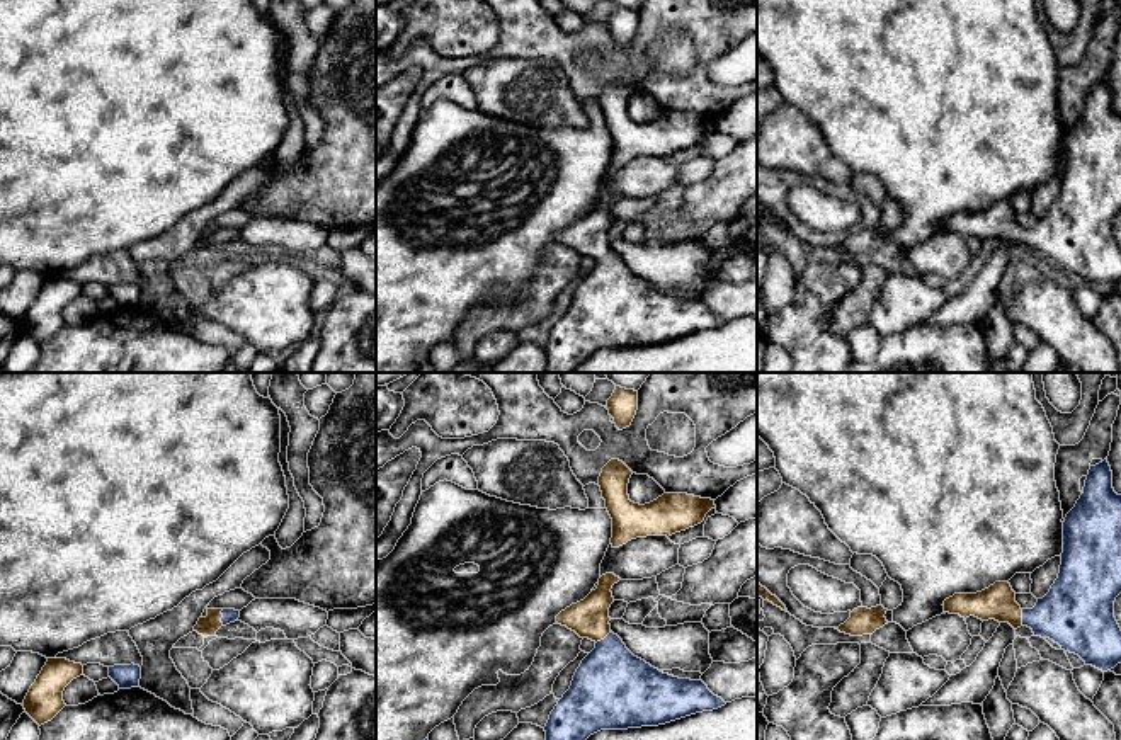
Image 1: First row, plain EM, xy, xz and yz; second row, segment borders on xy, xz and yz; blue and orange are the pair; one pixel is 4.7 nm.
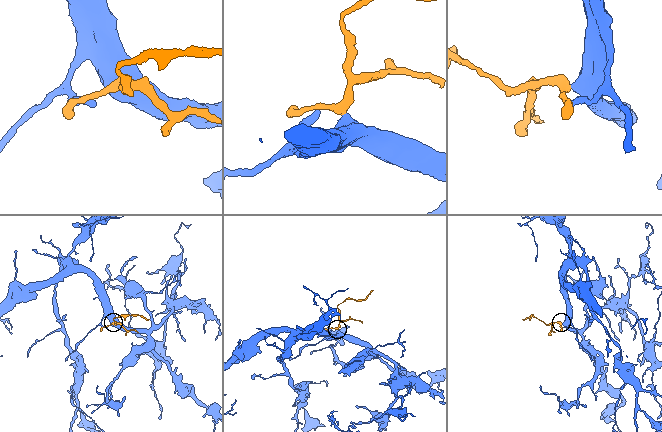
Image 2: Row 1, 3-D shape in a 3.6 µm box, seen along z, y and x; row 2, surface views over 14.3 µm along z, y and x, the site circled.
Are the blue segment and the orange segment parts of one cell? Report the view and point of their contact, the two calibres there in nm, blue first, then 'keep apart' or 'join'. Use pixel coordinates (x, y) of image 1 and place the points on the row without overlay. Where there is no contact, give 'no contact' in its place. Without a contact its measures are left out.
xy (221, 237) | 60/90 nm | join

